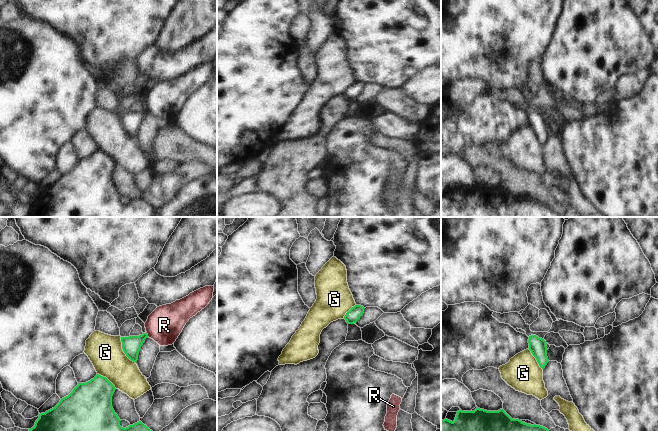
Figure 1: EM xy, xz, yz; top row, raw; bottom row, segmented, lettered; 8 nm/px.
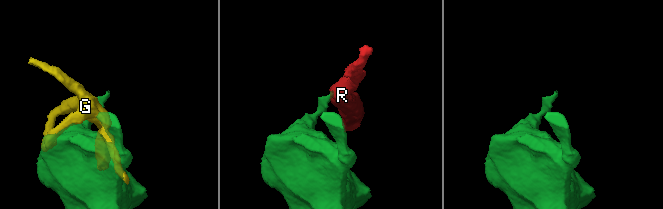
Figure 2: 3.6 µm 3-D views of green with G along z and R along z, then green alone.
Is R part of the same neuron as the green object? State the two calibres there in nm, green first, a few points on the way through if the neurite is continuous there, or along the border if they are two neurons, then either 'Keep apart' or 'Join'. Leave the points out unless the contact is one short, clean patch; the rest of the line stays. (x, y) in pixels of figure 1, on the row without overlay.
Thickness 150 nm (green) against 280 nm. Boundary: xy (146, 107), (148, 112). Keep apart.

